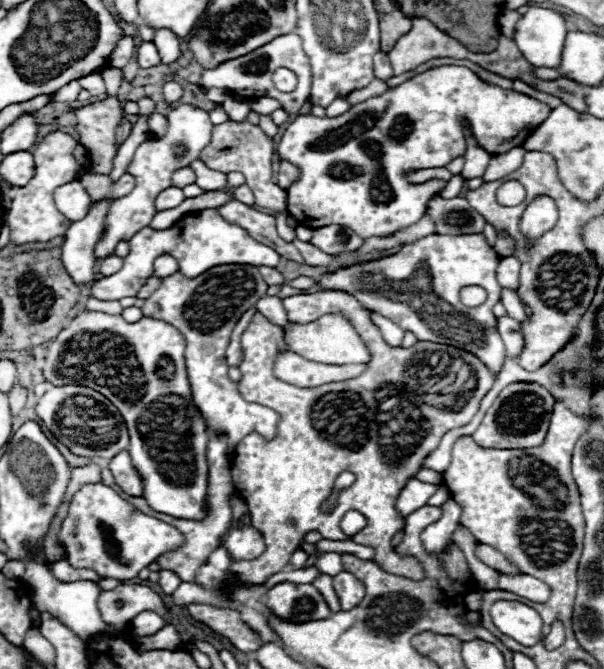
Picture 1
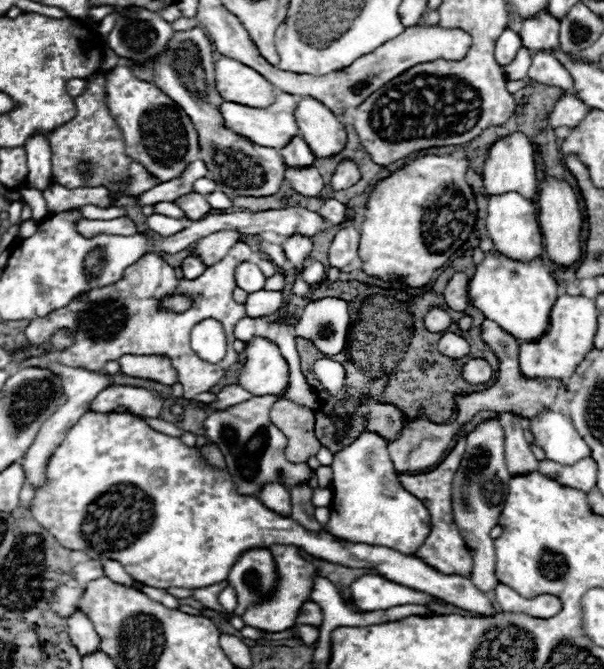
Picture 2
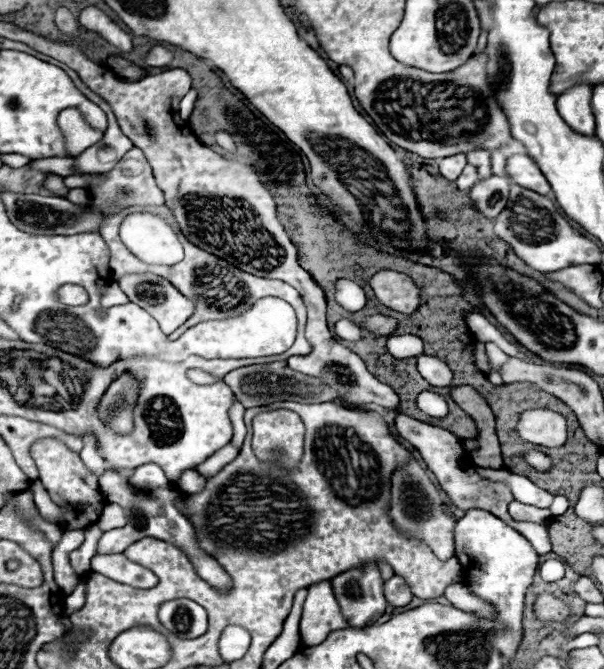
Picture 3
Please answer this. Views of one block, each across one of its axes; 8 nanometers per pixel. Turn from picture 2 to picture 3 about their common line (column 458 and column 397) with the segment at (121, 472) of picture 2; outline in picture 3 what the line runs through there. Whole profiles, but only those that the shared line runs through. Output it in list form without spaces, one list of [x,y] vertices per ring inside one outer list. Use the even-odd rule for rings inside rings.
[[[392,576],[390,580],[386,580],[384,596],[386,596],[386,602],[392,604],[394,608],[406,606],[412,600],[412,592],[410,592],[408,584],[402,578],[398,578],[398,576]]]

